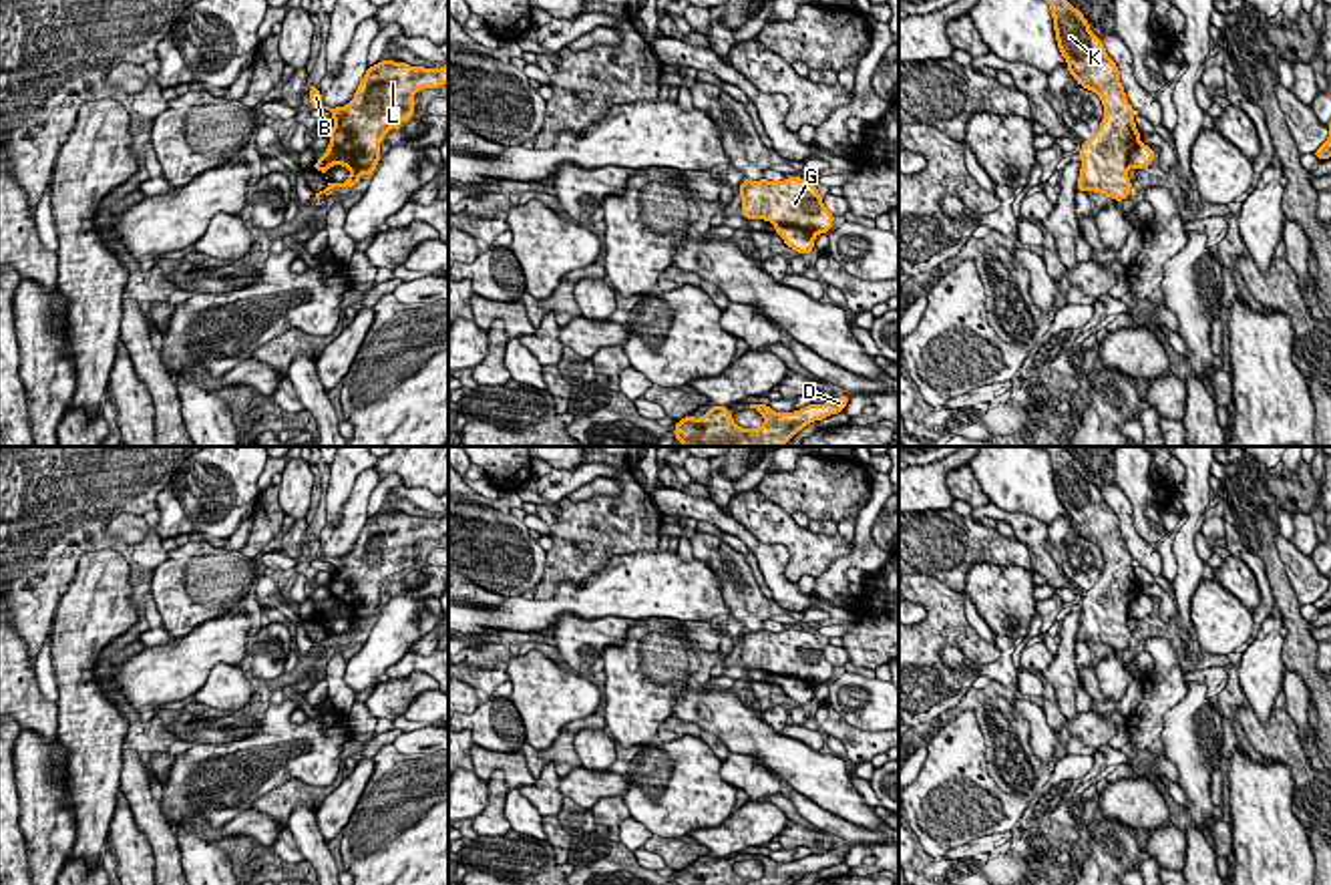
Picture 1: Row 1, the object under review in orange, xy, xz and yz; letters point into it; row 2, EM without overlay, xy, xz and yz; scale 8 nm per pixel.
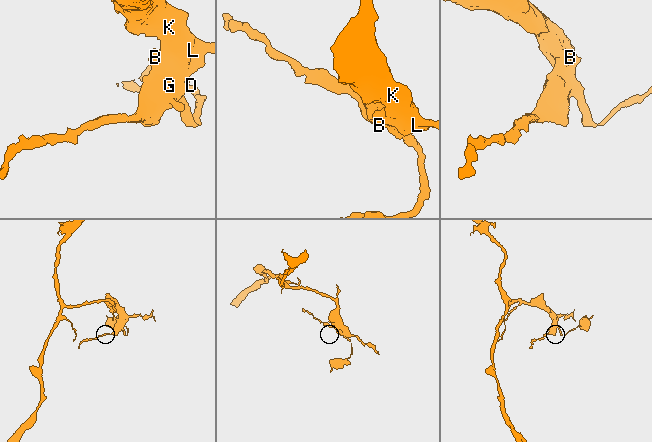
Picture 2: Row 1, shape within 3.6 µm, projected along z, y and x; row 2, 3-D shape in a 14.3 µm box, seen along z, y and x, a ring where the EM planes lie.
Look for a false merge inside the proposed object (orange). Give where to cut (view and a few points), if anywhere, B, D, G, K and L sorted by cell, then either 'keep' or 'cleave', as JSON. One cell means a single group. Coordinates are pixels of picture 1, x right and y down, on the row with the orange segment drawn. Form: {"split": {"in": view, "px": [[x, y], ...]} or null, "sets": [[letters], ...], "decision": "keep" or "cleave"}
{"split": {"in": "xz", "px": [[775, 224], [797, 226], [813, 238]]}, "sets": [["B", "G", "K", "L"], ["D"]], "decision": "cleave"}

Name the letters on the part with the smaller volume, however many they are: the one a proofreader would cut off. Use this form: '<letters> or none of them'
D

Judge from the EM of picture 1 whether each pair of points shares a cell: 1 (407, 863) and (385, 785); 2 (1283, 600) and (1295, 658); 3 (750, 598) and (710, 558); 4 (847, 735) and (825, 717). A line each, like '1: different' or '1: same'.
1: same
2: same
3: same
4: same

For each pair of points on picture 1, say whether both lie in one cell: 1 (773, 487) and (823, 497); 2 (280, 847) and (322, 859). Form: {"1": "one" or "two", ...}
{"1": "one", "2": "two"}

